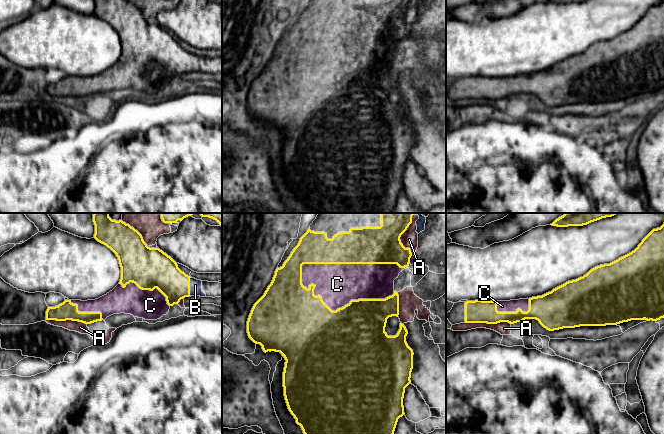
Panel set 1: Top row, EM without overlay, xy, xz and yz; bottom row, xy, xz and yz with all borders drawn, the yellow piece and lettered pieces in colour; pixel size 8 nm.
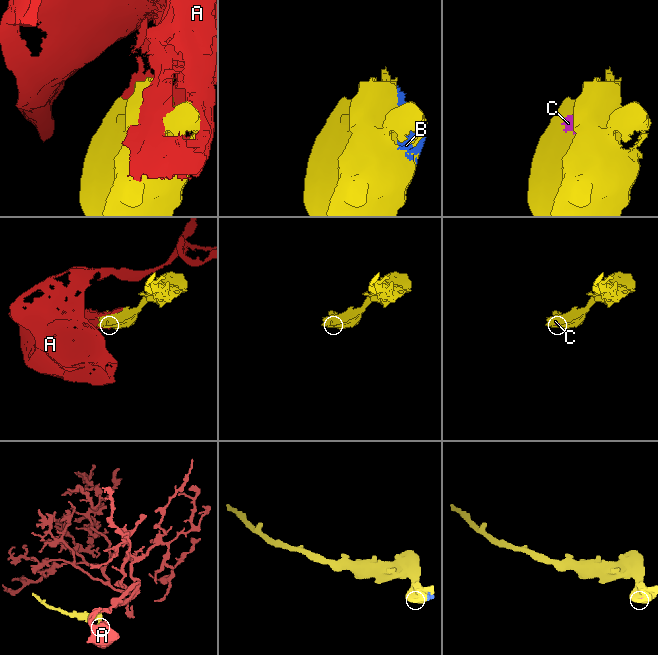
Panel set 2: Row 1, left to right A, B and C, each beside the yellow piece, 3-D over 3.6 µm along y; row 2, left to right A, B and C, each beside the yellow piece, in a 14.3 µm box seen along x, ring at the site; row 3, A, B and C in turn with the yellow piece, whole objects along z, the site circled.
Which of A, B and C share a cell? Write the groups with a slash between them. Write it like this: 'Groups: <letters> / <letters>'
Groups: A / B C

